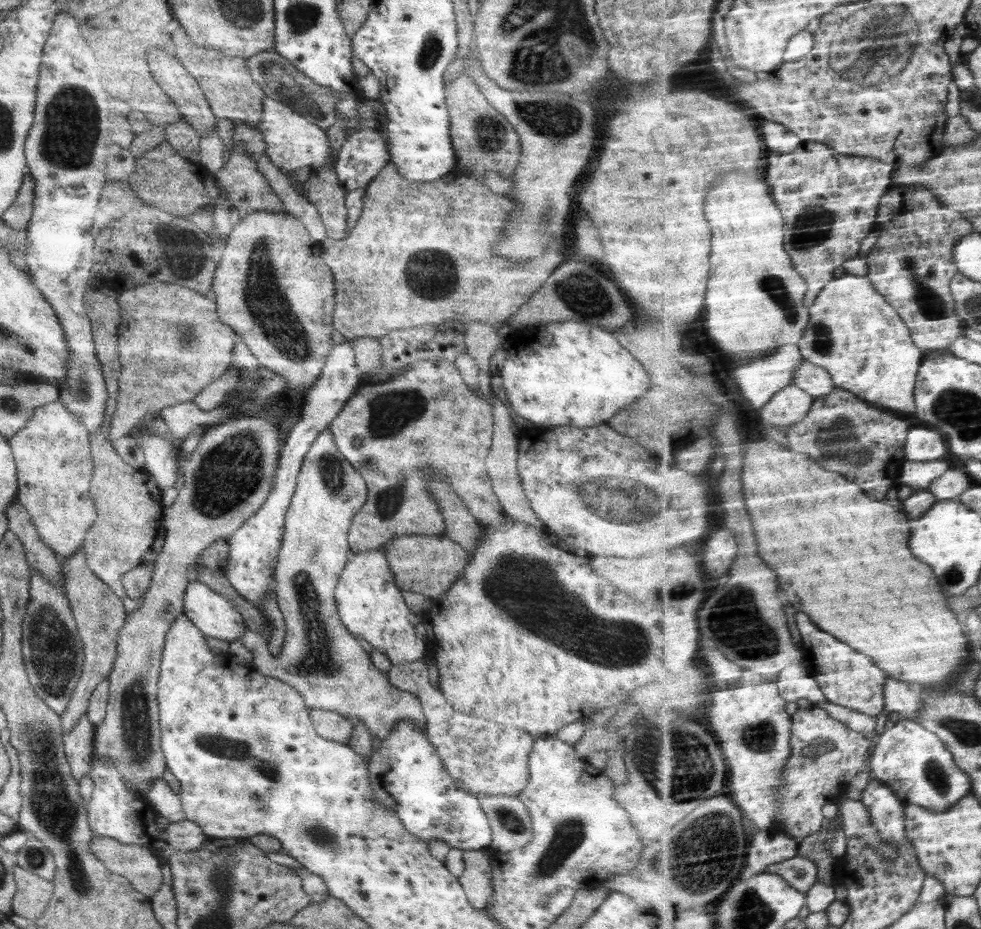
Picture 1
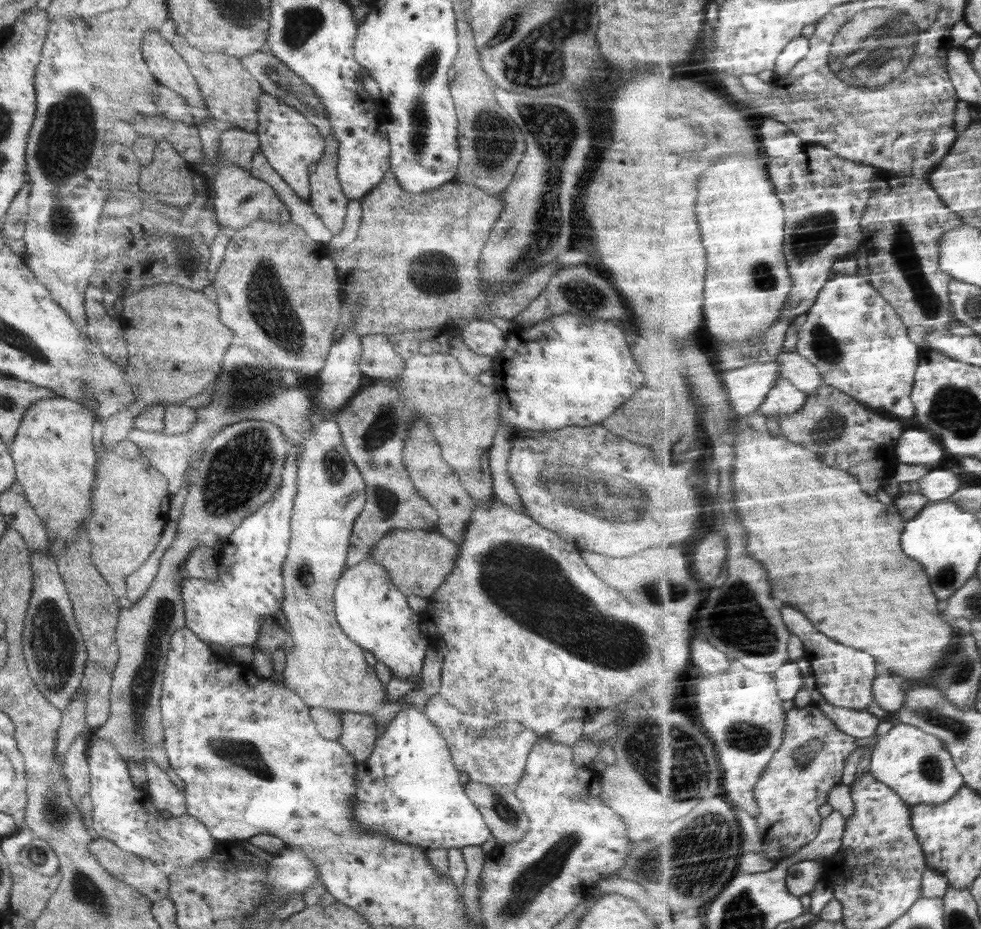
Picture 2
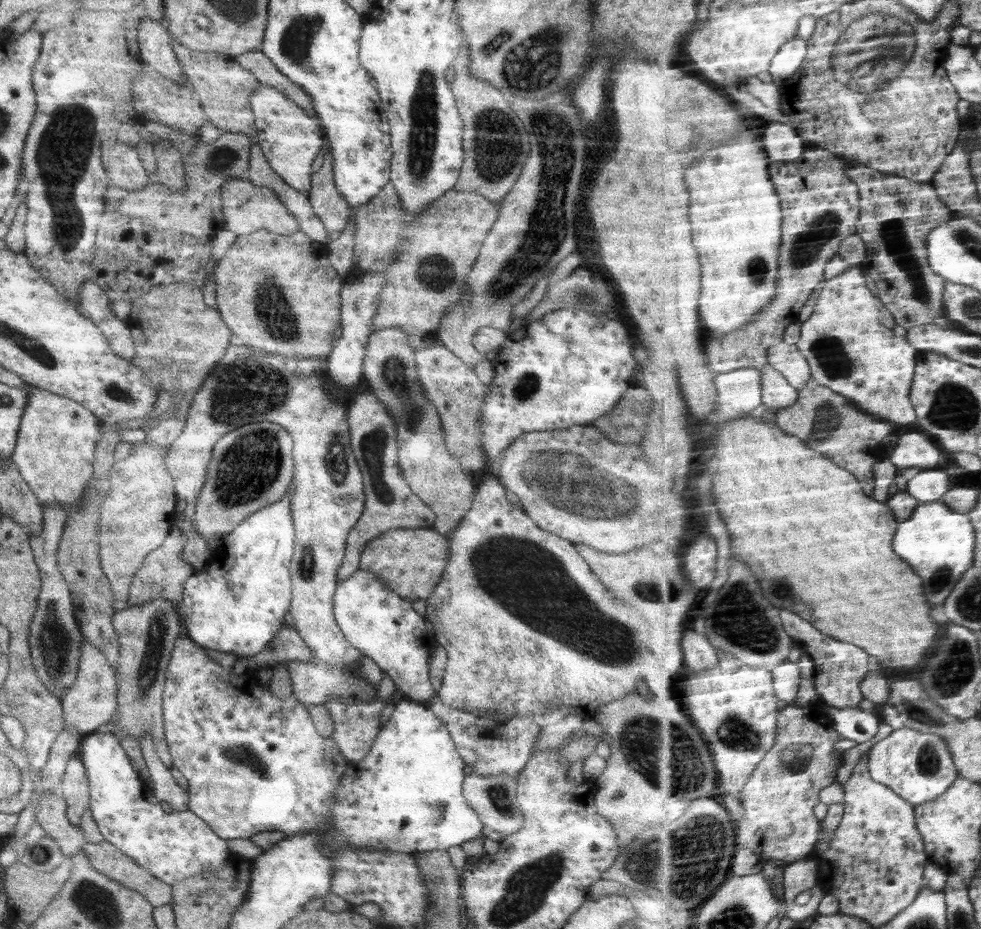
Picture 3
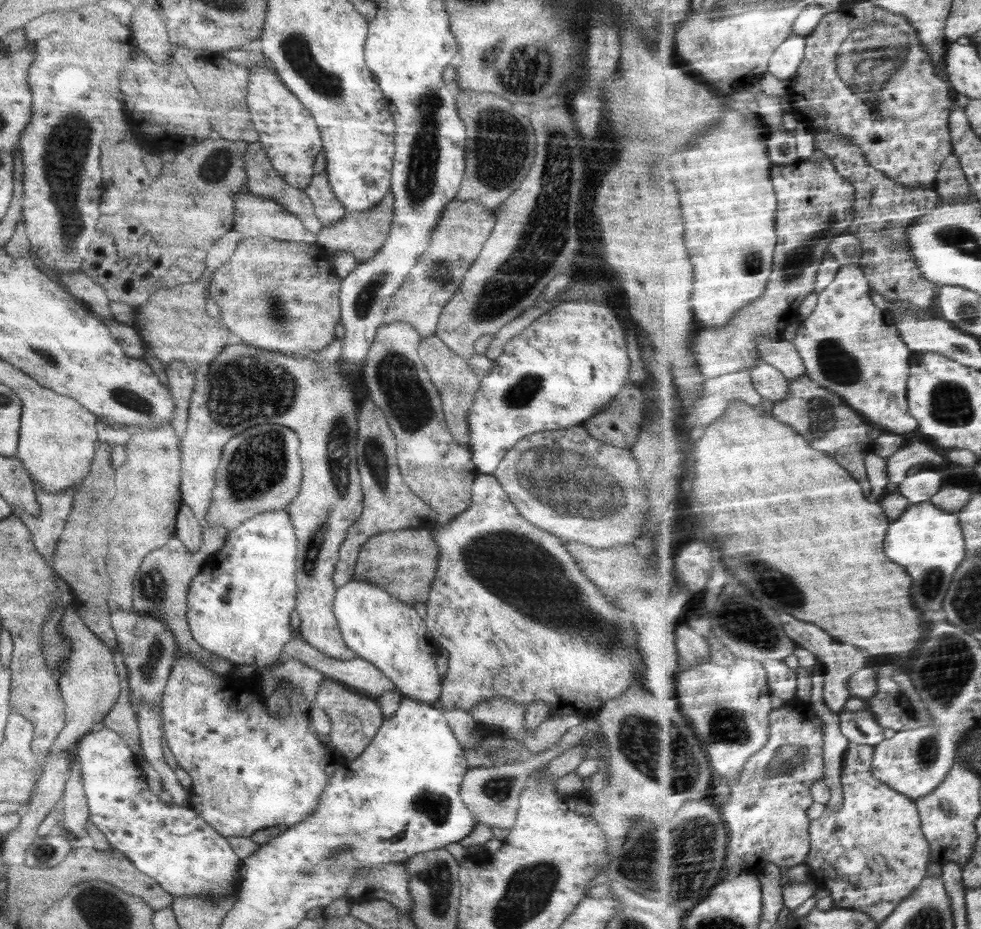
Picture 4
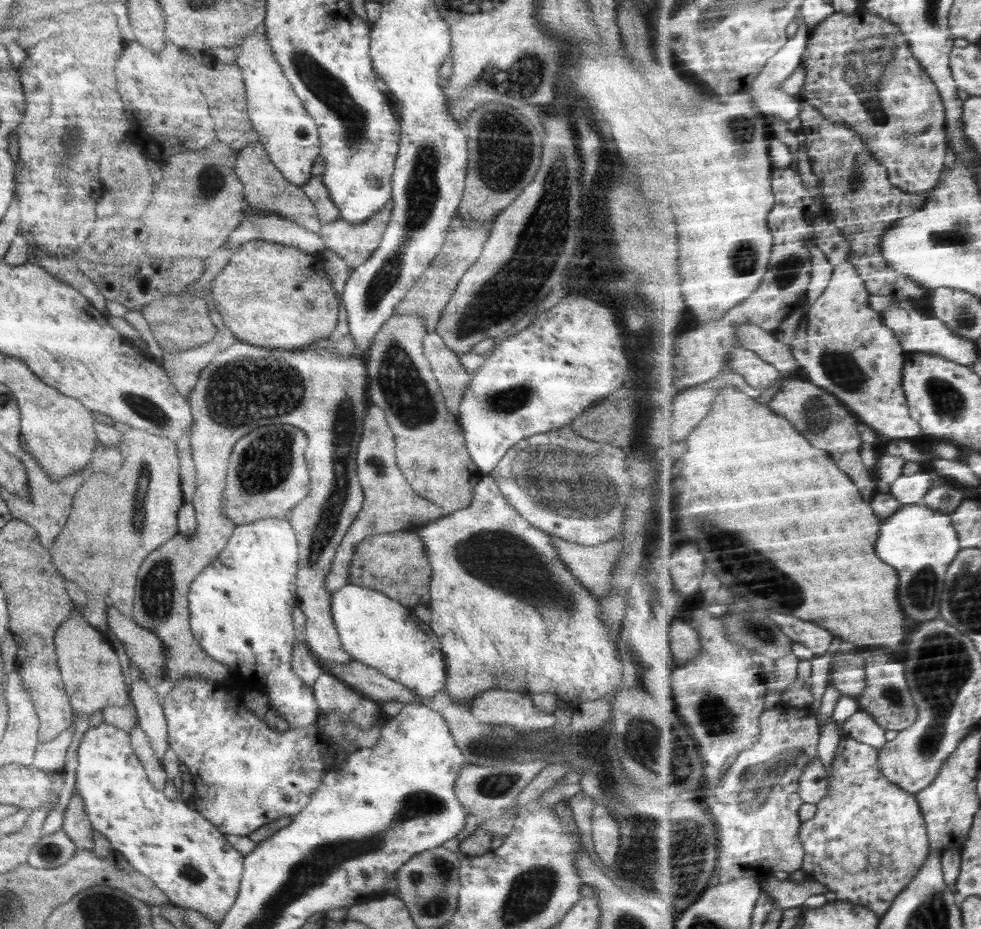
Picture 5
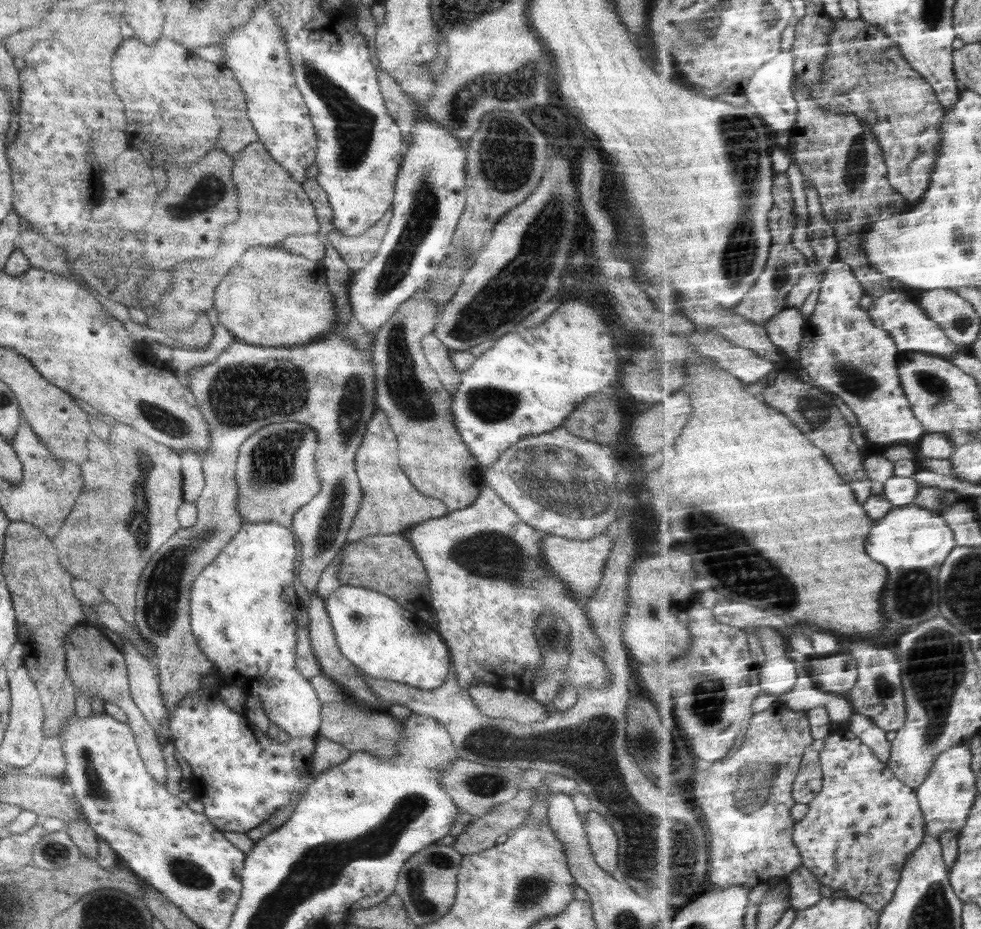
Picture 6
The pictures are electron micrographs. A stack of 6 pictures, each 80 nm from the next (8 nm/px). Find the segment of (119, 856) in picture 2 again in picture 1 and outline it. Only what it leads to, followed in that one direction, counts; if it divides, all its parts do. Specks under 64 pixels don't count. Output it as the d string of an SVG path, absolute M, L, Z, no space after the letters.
M94 836L91 850L110 872L127 878L134 890L144 896L152 899L160 890L163 883L160 861L148 849Z

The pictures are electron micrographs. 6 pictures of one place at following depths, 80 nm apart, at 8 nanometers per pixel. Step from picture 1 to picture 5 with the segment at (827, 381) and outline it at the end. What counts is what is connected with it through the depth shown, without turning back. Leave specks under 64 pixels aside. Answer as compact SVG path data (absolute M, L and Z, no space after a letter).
M754 323L742 325L737 332L741 346L757 352L764 360L775 364L784 378L803 370L794 356L792 344L784 344L778 340L776 334L764 330Z

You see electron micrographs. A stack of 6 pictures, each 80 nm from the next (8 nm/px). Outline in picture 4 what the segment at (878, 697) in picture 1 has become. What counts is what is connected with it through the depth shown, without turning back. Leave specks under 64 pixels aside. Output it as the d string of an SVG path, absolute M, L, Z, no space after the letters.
M782 614L782 622L784 622L785 631L798 642L798 647L806 646L808 650L814 650L814 655L818 656L817 660L822 660L822 664L827 668L825 672L825 699L828 706L836 713L844 710L846 703L851 701L854 696L851 693L849 684L851 683L851 676L866 668L866 662L871 657L870 652L856 648L854 644L844 644L838 642L834 636L830 636L824 628L812 624L812 622L802 622L792 614Z

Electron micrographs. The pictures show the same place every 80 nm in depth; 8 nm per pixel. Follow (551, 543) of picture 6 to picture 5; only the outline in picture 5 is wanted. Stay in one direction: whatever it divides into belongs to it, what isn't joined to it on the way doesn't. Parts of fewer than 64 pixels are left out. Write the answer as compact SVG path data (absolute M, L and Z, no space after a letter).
M552 536L553 547L557 550L559 557L562 558L562 562L565 562L565 565L570 568L570 572L575 576L575 579L578 582L582 583L582 586L585 586L587 590L594 596L599 598L607 597L602 596L604 592L610 590L610 572L624 548L624 544L620 540L610 540L606 544L597 544L596 546L581 545L577 542L570 542L563 538L558 538L557 536Z

